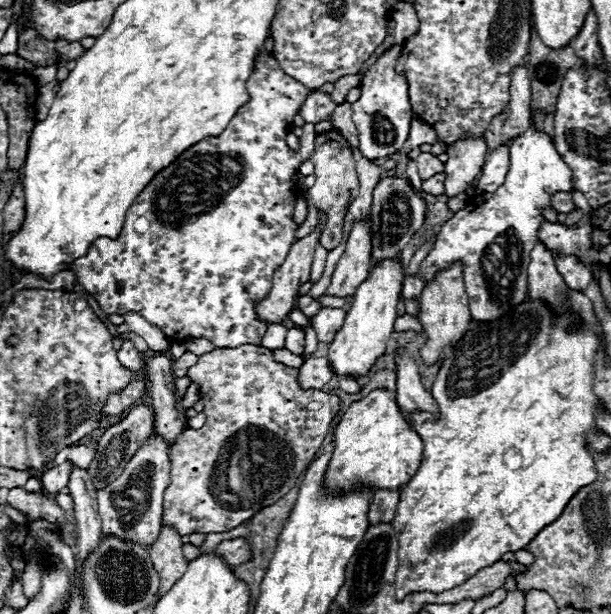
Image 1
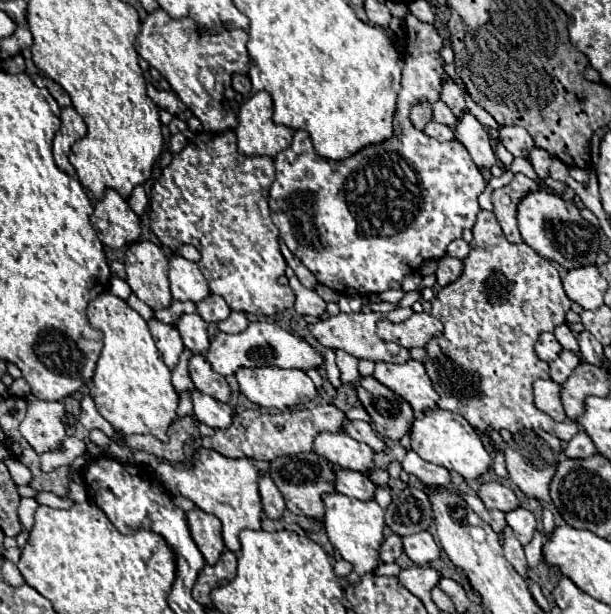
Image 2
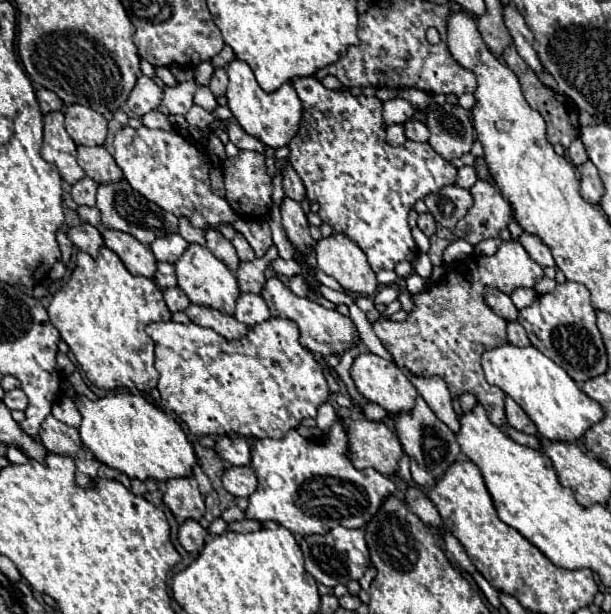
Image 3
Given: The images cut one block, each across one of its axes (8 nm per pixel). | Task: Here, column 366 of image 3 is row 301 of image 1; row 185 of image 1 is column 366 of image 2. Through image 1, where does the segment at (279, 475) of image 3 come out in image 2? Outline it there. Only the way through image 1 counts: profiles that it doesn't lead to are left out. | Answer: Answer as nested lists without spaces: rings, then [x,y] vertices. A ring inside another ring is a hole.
[[[338,492],[326,494],[324,506],[326,506],[326,514],[324,514],[326,534],[328,534],[330,542],[338,548],[342,558],[354,566],[348,580],[358,582],[362,578],[362,574],[372,572],[380,566],[380,548],[384,542],[384,536],[382,536],[382,514],[384,514],[384,510],[374,500],[360,502],[356,498],[348,498],[348,496],[338,494]]]

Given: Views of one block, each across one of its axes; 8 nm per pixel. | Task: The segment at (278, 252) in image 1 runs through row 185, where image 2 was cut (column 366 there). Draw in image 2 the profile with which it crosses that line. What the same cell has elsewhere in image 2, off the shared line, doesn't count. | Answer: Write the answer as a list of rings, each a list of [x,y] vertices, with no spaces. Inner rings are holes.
[[[406,14],[404,18],[404,24],[406,24],[406,34],[408,34],[408,42],[406,42],[406,52],[404,52],[404,70],[402,70],[402,90],[398,92],[396,103],[396,116],[394,116],[394,138],[388,140],[388,142],[382,142],[382,144],[376,144],[376,146],[368,146],[368,148],[362,148],[360,152],[356,152],[354,156],[346,158],[346,160],[340,160],[340,162],[334,162],[334,160],[326,160],[326,158],[320,158],[316,152],[314,152],[314,146],[308,138],[306,132],[302,130],[296,130],[294,132],[294,140],[290,144],[290,148],[286,148],[284,152],[280,152],[276,158],[274,158],[274,166],[276,166],[276,180],[274,184],[270,186],[270,212],[272,212],[272,220],[274,224],[278,226],[280,230],[280,238],[284,240],[284,244],[290,248],[290,252],[294,256],[300,258],[300,262],[316,276],[316,280],[332,290],[336,290],[338,294],[360,294],[360,296],[368,296],[368,294],[380,294],[380,292],[386,292],[390,288],[400,288],[402,286],[402,280],[406,274],[418,270],[422,266],[422,262],[426,260],[440,260],[444,254],[446,254],[446,248],[448,244],[454,240],[454,238],[460,238],[464,230],[470,230],[474,226],[474,218],[480,210],[478,206],[478,196],[484,192],[486,188],[486,182],[484,182],[484,176],[482,172],[478,170],[478,166],[472,161],[468,151],[464,146],[456,139],[439,142],[434,138],[430,138],[424,134],[423,131],[416,130],[409,117],[410,108],[418,102],[438,102],[440,100],[440,94],[442,94],[442,78],[450,78],[446,72],[444,72],[444,62],[442,62],[442,46],[444,46],[444,38],[442,34],[436,30],[436,26],[432,24],[424,24],[420,22],[418,18],[414,18],[414,14]]]

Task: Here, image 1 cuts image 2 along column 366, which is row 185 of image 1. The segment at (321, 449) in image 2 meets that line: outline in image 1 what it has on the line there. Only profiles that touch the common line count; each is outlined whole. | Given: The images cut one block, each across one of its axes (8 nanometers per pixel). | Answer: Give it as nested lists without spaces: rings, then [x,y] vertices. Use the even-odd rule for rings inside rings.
[[[484,136],[456,140],[450,146],[448,162],[444,164],[446,196],[456,196],[474,184],[486,162],[486,152],[488,148]]]

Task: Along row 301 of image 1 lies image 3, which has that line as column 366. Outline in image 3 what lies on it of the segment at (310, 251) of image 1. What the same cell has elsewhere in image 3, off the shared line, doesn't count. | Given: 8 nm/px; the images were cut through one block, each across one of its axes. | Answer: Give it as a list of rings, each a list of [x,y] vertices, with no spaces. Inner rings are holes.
[[[332,234],[316,242],[318,268],[336,278],[344,290],[374,296],[378,290],[378,280],[366,262],[366,254],[346,236]]]

